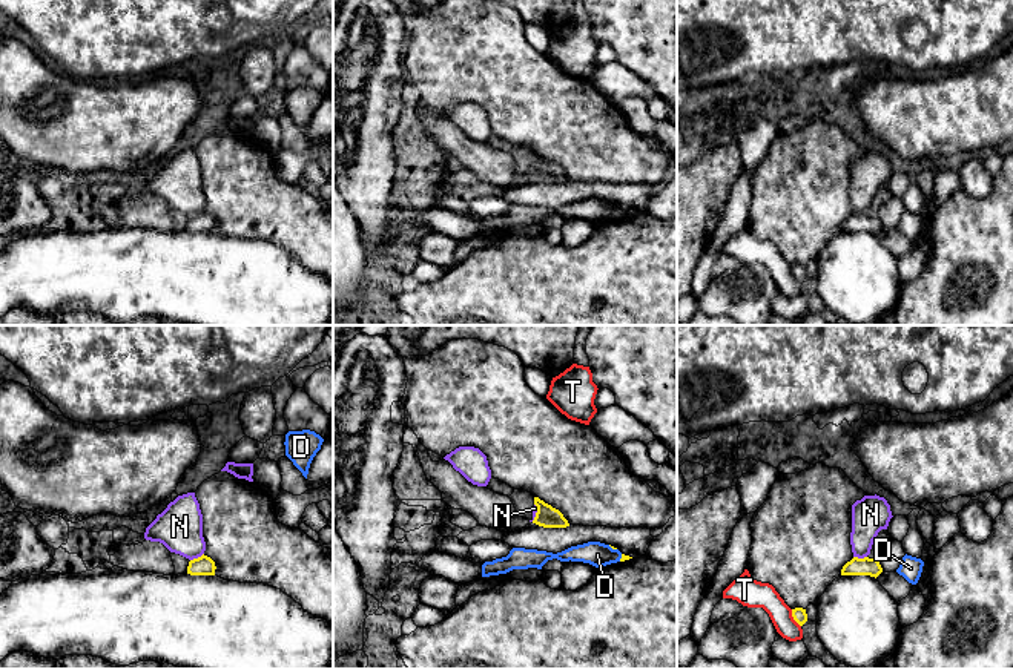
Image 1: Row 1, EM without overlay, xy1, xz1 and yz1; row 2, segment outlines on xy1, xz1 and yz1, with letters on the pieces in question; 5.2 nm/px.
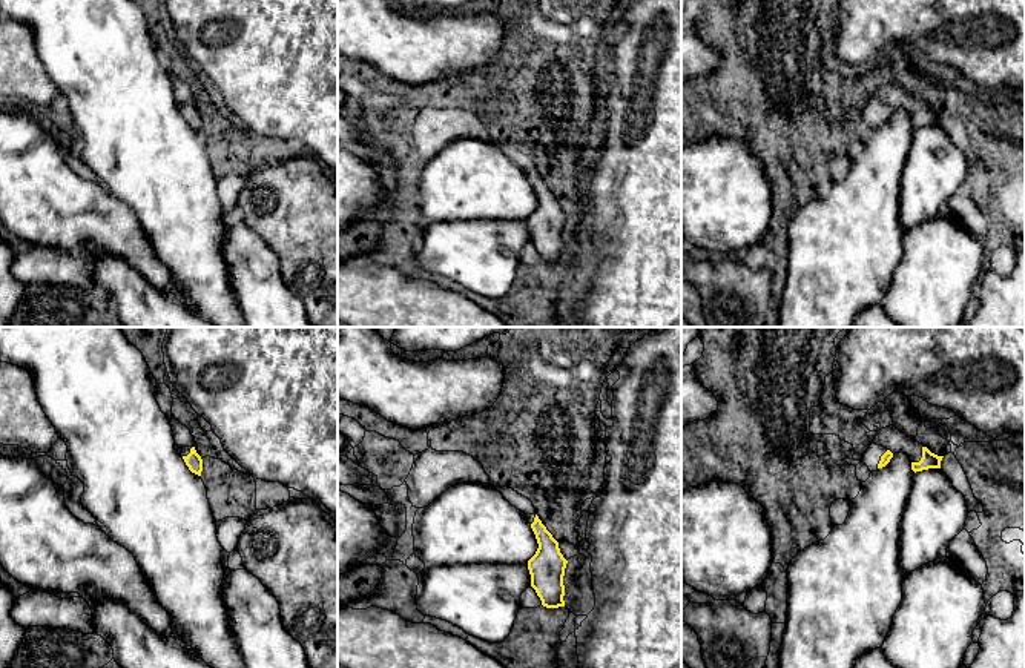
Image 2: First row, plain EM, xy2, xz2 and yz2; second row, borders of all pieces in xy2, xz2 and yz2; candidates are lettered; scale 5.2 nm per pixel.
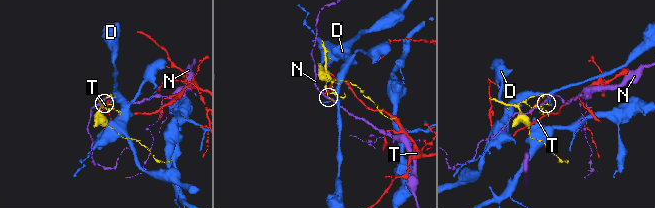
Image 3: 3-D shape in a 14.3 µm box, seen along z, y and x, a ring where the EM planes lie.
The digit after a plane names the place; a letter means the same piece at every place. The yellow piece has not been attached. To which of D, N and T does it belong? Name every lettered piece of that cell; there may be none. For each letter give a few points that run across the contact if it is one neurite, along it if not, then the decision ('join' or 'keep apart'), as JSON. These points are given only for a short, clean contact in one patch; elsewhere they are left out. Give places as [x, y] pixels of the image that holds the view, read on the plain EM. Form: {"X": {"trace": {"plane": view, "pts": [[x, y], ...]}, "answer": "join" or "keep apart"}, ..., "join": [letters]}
{"D": {"answer": "keep apart"}, "N": {"trace": {"plane": "xy1", "pts": [[203, 209], [191, 217]]}, "answer": "keep apart"}, "T": {"answer": "keep apart"}, "join": []}

